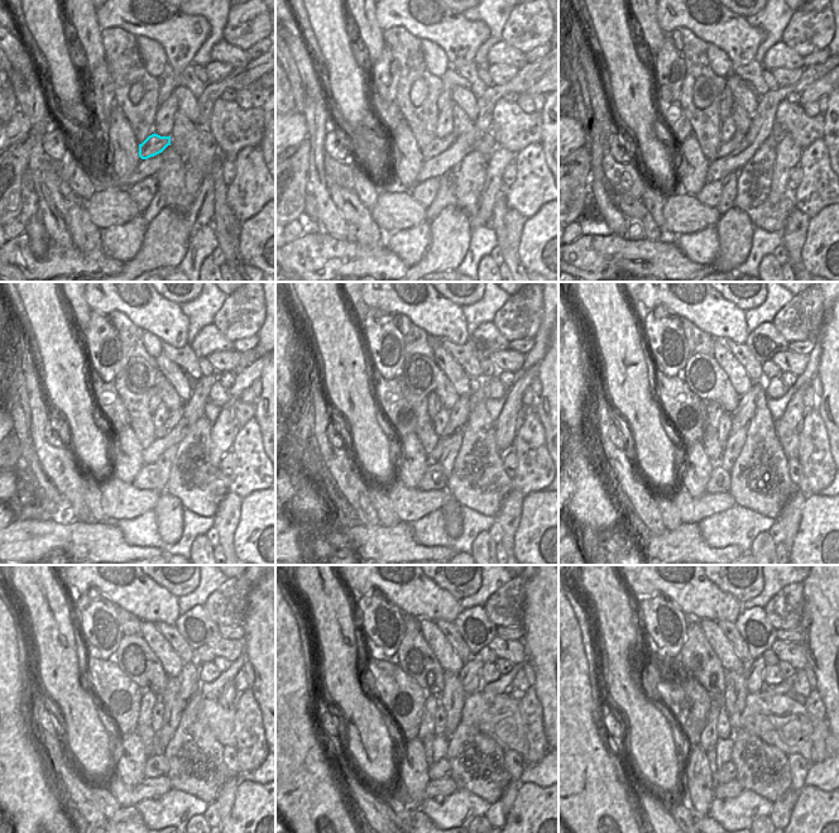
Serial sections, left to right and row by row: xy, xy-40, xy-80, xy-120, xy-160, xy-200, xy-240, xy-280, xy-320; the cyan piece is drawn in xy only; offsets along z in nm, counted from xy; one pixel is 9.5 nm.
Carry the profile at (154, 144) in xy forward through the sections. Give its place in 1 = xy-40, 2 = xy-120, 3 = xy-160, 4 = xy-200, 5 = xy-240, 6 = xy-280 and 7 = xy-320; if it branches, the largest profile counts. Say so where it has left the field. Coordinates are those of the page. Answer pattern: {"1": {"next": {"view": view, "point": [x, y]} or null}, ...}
{"1": {"next": {"view": "xy-40", "point": [437, 145]}}, "2": {"next": {"view": "xy-120", "point": [175, 415]}}, "3": {"next": {"view": "xy-160", "point": [460, 412]}}, "4": {"next": {"view": "xy-200", "point": [744, 412]}}, "5": {"next": {"view": "xy-240", "point": [188, 680]}}, "6": {"next": {"view": "xy-280", "point": [470, 675]}}, "7": {"next": {"view": "xy-320", "point": [753, 671]}}}

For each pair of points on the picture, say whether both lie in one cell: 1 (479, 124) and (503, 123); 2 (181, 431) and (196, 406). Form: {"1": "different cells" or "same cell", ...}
{"1": "different cells", "2": "same cell"}

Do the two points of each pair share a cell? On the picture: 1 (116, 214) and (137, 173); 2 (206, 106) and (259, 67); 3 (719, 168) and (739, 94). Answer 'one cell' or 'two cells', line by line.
1: two cells
2: one cell
3: two cells

